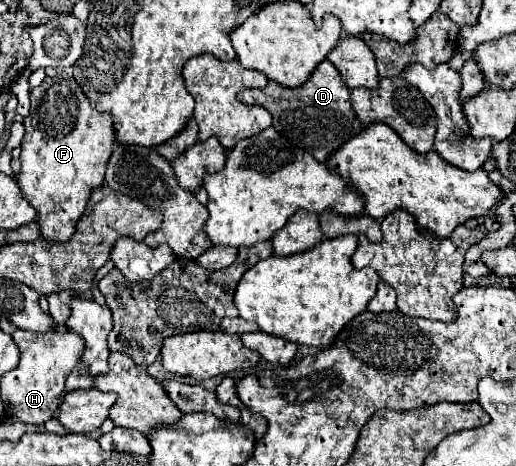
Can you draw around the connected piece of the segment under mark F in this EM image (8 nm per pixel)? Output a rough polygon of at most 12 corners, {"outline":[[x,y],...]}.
{"outline":[[78,81],[32,89],[16,181],[68,241],[116,137]]}

